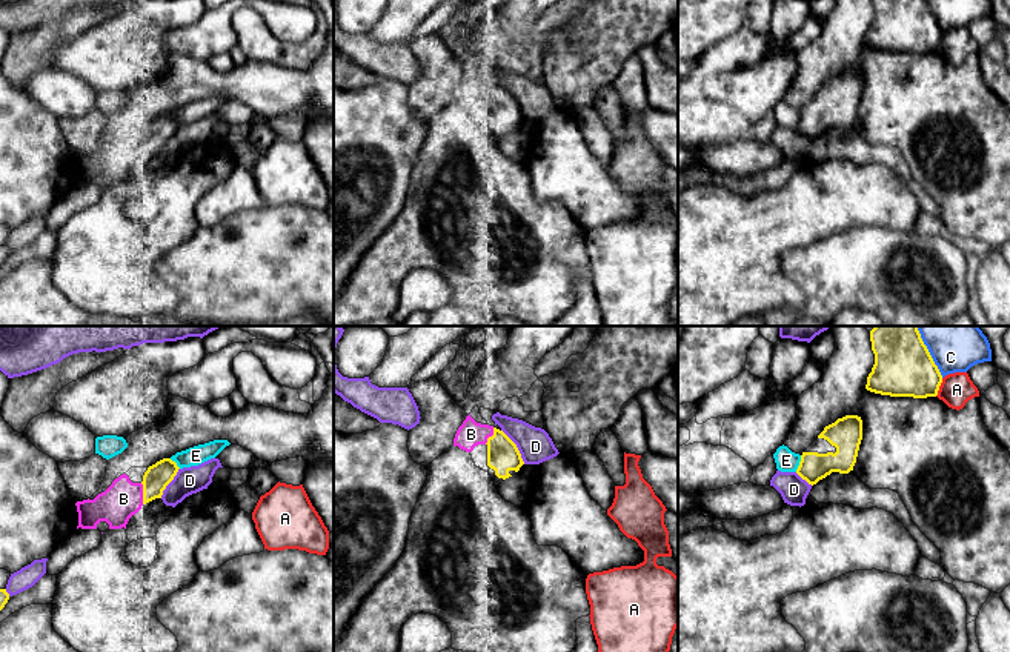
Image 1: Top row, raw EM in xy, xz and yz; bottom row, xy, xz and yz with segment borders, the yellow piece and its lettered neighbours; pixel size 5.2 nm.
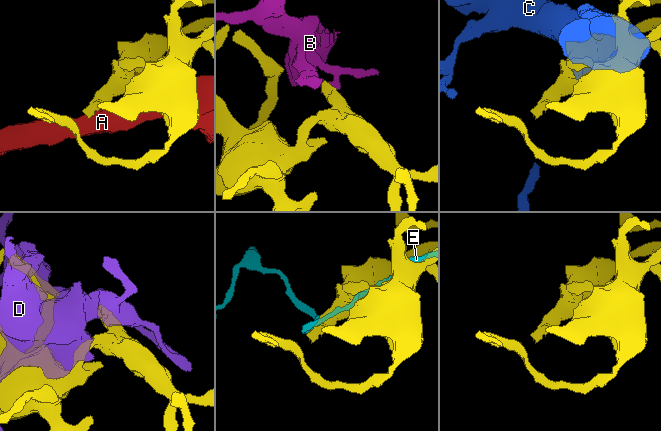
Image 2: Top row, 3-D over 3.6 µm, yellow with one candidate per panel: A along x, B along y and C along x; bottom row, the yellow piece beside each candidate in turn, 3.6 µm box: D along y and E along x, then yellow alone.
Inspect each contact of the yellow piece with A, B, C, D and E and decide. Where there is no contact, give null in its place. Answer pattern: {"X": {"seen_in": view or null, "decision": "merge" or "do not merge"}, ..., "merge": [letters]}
{"A": {"seen_in": "yz", "decision": "do not merge"}, "B": {"seen_in": "xy", "decision": "merge"}, "C": {"seen_in": "yz", "decision": "do not merge"}, "D": {"seen_in": "xz", "decision": "do not merge"}, "E": {"seen_in": "yz", "decision": "do not merge"}, "merge": ["B"]}

